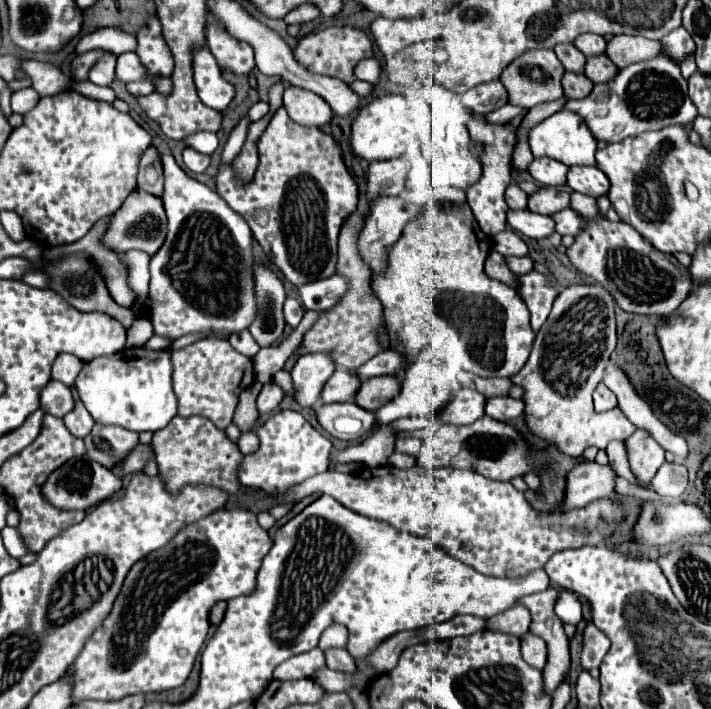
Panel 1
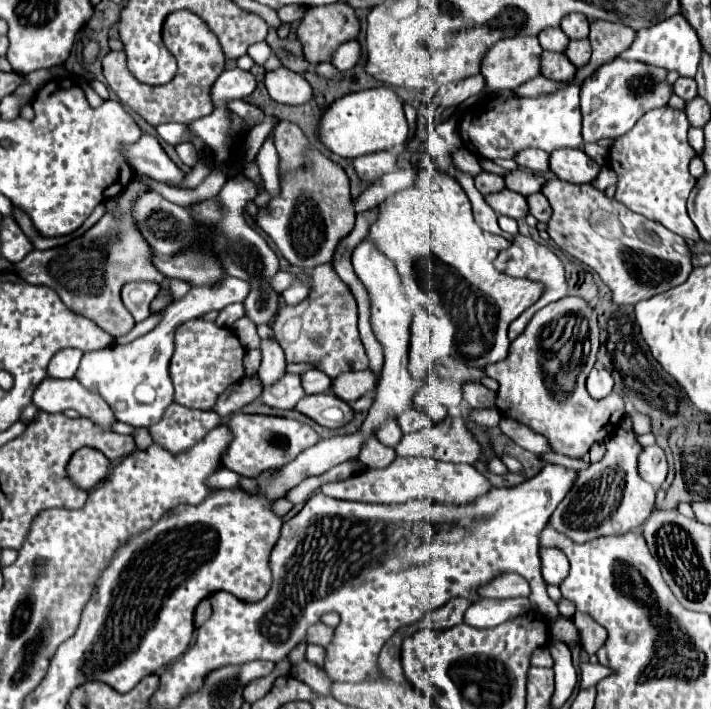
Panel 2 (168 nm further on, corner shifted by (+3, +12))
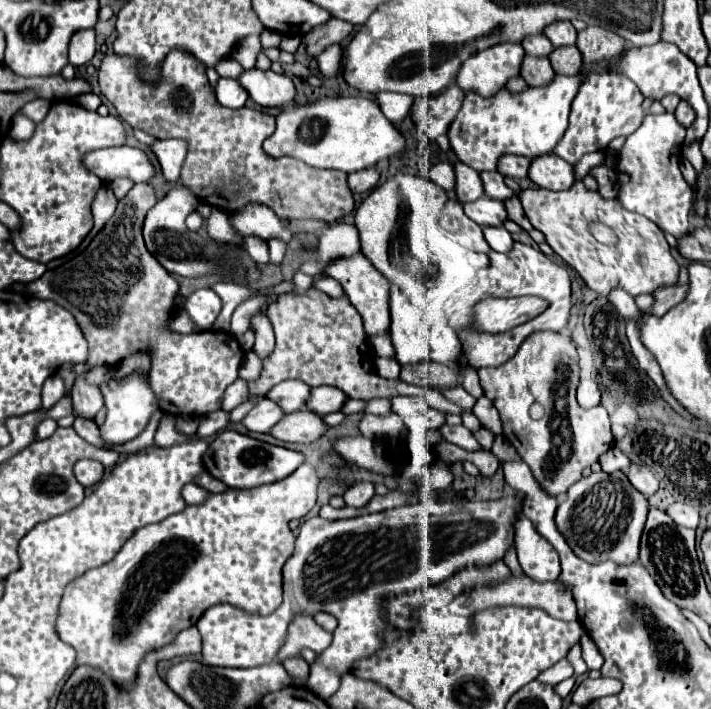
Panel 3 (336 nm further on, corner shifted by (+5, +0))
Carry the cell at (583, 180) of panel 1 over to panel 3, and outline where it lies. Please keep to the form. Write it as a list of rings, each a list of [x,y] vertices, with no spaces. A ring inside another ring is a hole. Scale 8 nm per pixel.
[[[543,154],[535,158],[529,168],[529,178],[537,186],[549,190],[567,190],[577,182],[575,172],[571,172],[571,164],[559,160],[555,154]]]

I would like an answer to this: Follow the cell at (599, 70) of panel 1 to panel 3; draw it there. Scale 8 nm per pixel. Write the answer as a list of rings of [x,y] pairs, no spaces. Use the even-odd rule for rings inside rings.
[[[563,46],[563,48],[555,48],[549,56],[551,66],[555,70],[555,74],[565,74],[565,76],[575,76],[581,72],[583,66],[583,58],[581,52],[575,46]]]

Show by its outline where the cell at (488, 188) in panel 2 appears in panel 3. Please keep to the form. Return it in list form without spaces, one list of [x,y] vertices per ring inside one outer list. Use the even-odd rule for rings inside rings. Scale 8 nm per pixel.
[[[455,164],[455,176],[457,176],[457,198],[465,202],[473,202],[485,196],[483,180],[479,172],[469,168],[467,164]]]

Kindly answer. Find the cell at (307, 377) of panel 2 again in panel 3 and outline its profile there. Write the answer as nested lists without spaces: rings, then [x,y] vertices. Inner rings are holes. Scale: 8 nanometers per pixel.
[[[285,380],[277,386],[273,386],[267,396],[275,400],[285,412],[297,412],[307,408],[307,396],[311,394],[311,386],[299,382],[299,380]]]

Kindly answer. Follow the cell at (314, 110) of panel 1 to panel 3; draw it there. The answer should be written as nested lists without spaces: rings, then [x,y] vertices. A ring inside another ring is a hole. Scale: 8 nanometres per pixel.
[[[245,70],[239,78],[241,86],[249,96],[263,108],[285,108],[295,104],[295,84],[285,74],[275,74],[273,70]]]

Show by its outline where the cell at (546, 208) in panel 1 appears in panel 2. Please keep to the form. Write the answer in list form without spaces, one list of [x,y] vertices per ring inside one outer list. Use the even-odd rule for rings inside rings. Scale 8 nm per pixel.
[[[517,168],[517,170],[507,172],[503,178],[505,178],[505,188],[507,190],[519,192],[523,196],[529,196],[531,192],[539,192],[541,190],[541,184],[547,182],[545,176],[535,174],[535,172],[529,172],[529,170],[523,170],[523,168]]]

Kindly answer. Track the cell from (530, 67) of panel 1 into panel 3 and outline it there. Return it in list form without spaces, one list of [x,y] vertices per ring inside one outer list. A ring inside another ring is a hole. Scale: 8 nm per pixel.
[[[497,44],[465,60],[457,74],[457,84],[479,96],[495,96],[511,78],[519,76],[523,58],[525,52],[521,44]]]

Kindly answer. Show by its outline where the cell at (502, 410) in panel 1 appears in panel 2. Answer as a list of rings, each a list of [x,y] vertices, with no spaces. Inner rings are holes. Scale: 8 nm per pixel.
[[[465,382],[463,384],[463,398],[469,406],[473,408],[489,408],[489,406],[495,406],[495,392],[485,388],[483,384],[479,382]]]

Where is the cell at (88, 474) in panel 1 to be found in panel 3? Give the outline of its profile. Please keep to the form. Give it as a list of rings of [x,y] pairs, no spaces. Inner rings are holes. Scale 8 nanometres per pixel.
[[[79,460],[75,464],[75,478],[81,486],[95,486],[103,478],[103,464],[95,460]]]

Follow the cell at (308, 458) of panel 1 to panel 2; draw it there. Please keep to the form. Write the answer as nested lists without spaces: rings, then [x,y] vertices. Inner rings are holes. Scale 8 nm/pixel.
[[[233,414],[227,422],[233,436],[225,452],[221,454],[221,466],[237,472],[239,476],[255,478],[265,470],[277,470],[291,462],[299,452],[319,442],[317,432],[299,420],[277,418],[277,416],[255,416],[255,414]]]

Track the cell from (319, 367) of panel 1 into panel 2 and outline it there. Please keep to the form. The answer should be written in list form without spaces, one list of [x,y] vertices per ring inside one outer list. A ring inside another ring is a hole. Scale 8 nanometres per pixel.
[[[287,374],[261,392],[261,402],[271,408],[291,410],[303,396],[305,392],[301,388],[301,378],[297,374]]]

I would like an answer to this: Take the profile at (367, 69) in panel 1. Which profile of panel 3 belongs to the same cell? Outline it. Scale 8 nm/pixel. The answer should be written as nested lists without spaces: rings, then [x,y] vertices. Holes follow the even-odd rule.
[[[339,44],[335,46],[329,46],[325,48],[319,56],[317,56],[317,62],[319,62],[319,70],[325,78],[331,78],[331,76],[337,76],[341,66],[343,66],[343,48]]]

